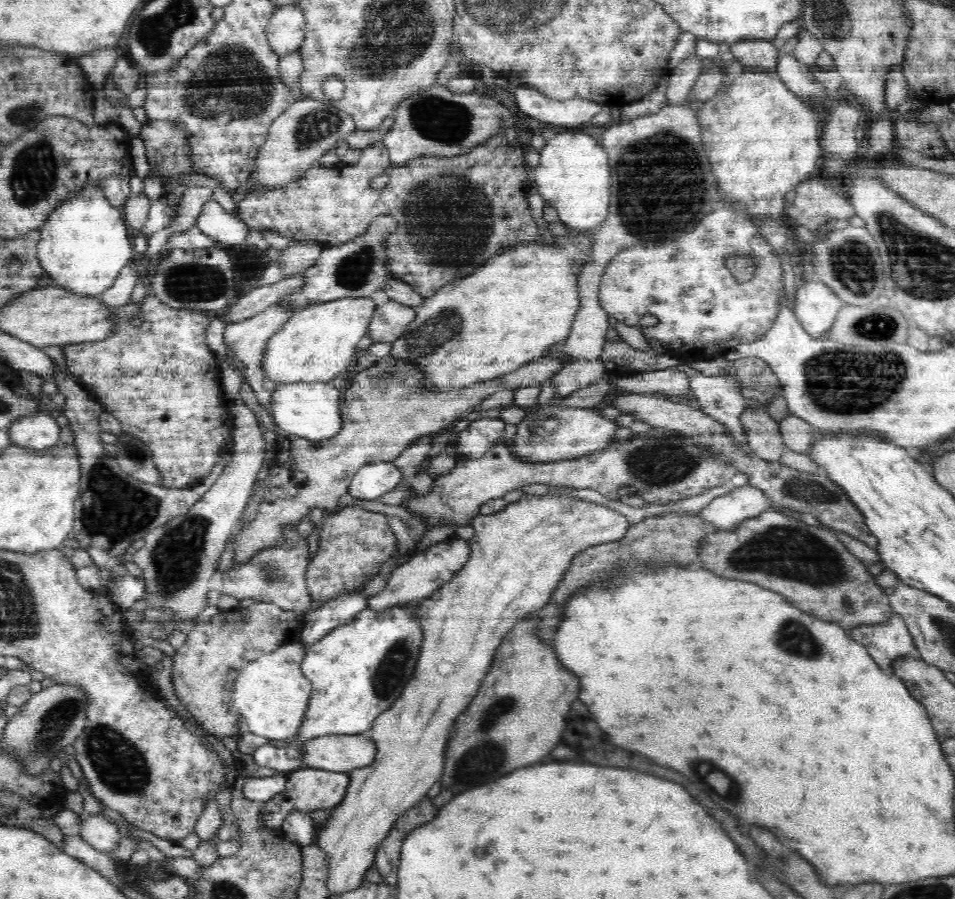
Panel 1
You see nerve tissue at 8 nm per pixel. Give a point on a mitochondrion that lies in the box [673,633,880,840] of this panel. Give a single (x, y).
(708, 771)

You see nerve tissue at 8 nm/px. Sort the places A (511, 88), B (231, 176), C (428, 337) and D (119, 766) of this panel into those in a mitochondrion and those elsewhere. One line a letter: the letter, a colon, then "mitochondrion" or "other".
A: other
B: other
C: mitochondrion
D: mitochondrion

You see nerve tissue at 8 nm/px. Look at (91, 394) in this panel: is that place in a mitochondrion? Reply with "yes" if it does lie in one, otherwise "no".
no

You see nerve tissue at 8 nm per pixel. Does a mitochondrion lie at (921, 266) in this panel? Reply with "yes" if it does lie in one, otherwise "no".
yes

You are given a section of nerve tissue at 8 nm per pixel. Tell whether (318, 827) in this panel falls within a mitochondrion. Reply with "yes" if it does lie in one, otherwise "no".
no

